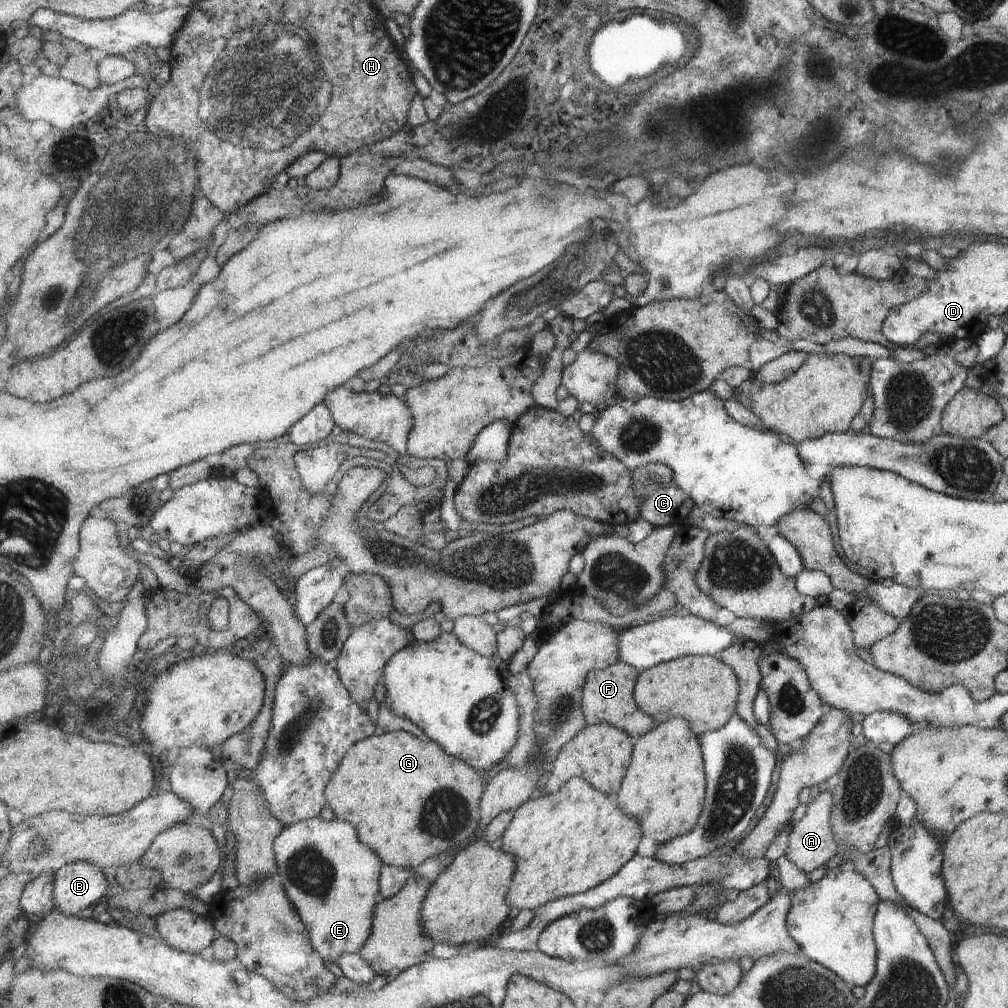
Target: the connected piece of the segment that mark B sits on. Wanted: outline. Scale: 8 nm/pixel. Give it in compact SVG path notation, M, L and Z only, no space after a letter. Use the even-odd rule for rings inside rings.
M87 861L71 863L58 871L58 910L66 915L87 915L110 890L110 878L103 871Z

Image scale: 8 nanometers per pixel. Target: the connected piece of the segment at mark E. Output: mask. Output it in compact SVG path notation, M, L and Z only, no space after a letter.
M311 819L286 827L277 839L278 880L309 929L316 951L326 960L338 964L349 953L360 953L373 936L377 907L382 899L381 879L385 860L372 847L362 843L357 828L344 820Z

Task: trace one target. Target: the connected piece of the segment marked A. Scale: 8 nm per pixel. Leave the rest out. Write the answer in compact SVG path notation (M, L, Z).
M822 789L820 796L808 804L809 808L806 815L796 823L789 835L785 856L802 873L806 874L817 868L824 867L839 855L840 847L837 845L830 822L834 804L832 794Z

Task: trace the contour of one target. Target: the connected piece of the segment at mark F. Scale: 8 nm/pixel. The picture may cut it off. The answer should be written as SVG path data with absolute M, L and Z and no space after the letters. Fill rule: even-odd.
M620 661L606 669L597 669L589 675L585 686L585 718L589 725L612 723L621 730L628 731L638 739L651 732L657 725L654 716L647 714L637 702L637 687L642 672L629 663Z

